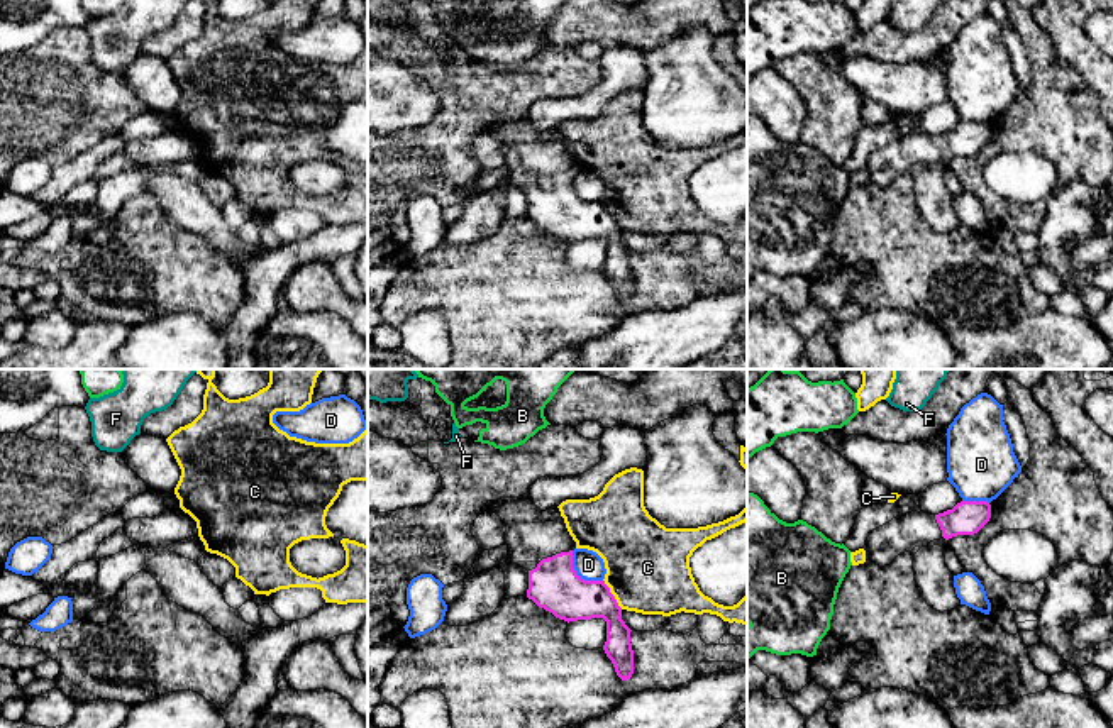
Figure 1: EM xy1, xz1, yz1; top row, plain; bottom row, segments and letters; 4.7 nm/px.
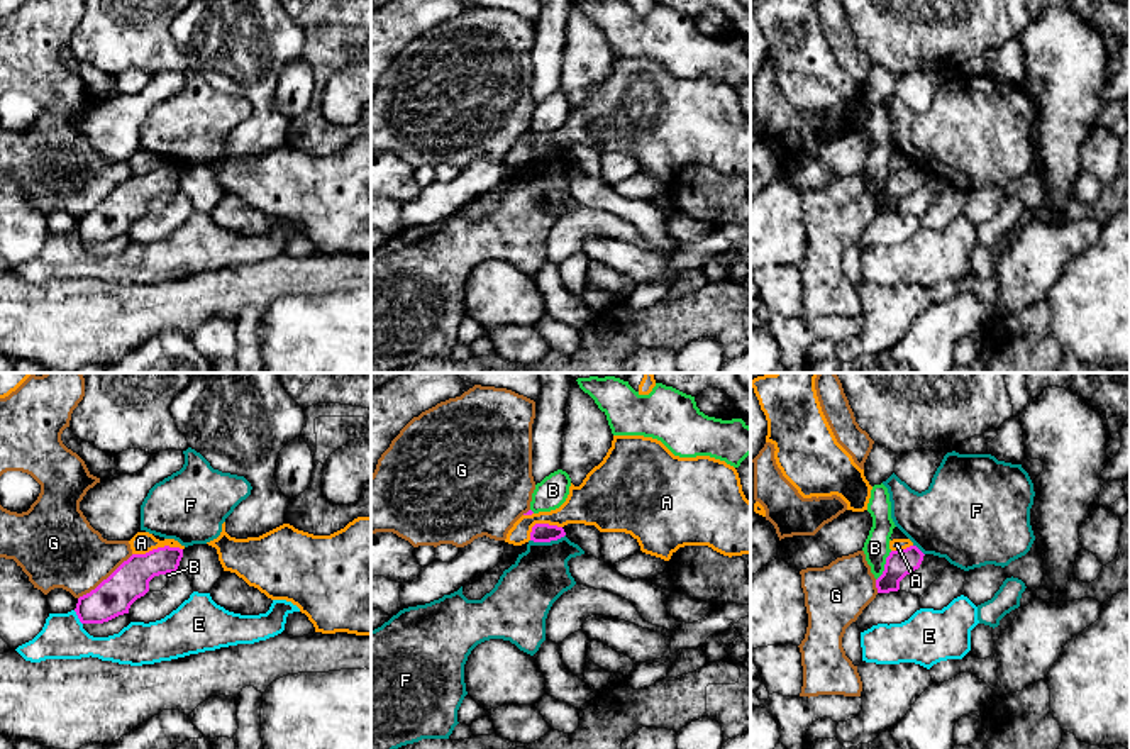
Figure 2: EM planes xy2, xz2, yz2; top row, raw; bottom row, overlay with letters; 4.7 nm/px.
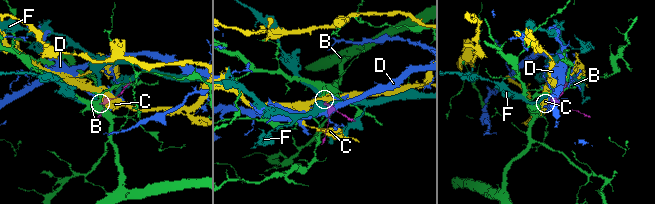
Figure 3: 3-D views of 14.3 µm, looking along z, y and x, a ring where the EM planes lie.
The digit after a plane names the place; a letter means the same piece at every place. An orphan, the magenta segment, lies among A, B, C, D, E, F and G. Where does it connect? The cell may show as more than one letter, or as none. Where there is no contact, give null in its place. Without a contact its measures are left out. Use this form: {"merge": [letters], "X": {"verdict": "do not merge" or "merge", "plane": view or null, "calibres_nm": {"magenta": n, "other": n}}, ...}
{"merge": [], "A": {"verdict": "do not merge", "plane": "xy2", "calibres_nm": {"magenta": 180, "other": 100}}, "B": {"verdict": "do not merge", "plane": "yz2", "calibres_nm": {"magenta": 130, "other": 130}}, "C": {"verdict": "do not merge", "plane": "xz1", "calibres_nm": {"magenta": 220, "other": 400}}, "D": {"verdict": "do not merge", "plane": "xz1", "calibres_nm": {"magenta": 240, "other": 140}}, "E": {"verdict": "do not merge", "plane": "xy2", "calibres_nm": {"magenta": 180, "other": 200}}, "F": {"verdict": "do not merge", "plane": "xz2", "calibres_nm": {"magenta": 100, "other": 280}}, "G": {"verdict": "do not merge", "plane": "xy2", "calibres_nm": {"magenta": 180, "other": 360}}}

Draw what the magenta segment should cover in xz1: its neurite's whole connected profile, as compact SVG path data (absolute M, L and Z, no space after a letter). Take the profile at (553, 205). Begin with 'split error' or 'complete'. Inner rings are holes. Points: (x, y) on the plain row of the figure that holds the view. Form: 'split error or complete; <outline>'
split error; M530 115L501 119L488 132L496 134L507 147L505 164L510 169L508 179L529 191L527 218L539 229L564 242L603 239L606 242L606 262L603 271L612 281L617 296L627 301L634 295L634 271L630 249L622 240L622 229L605 201L584 201L573 188L576 163L569 156L557 127L540 132Z

